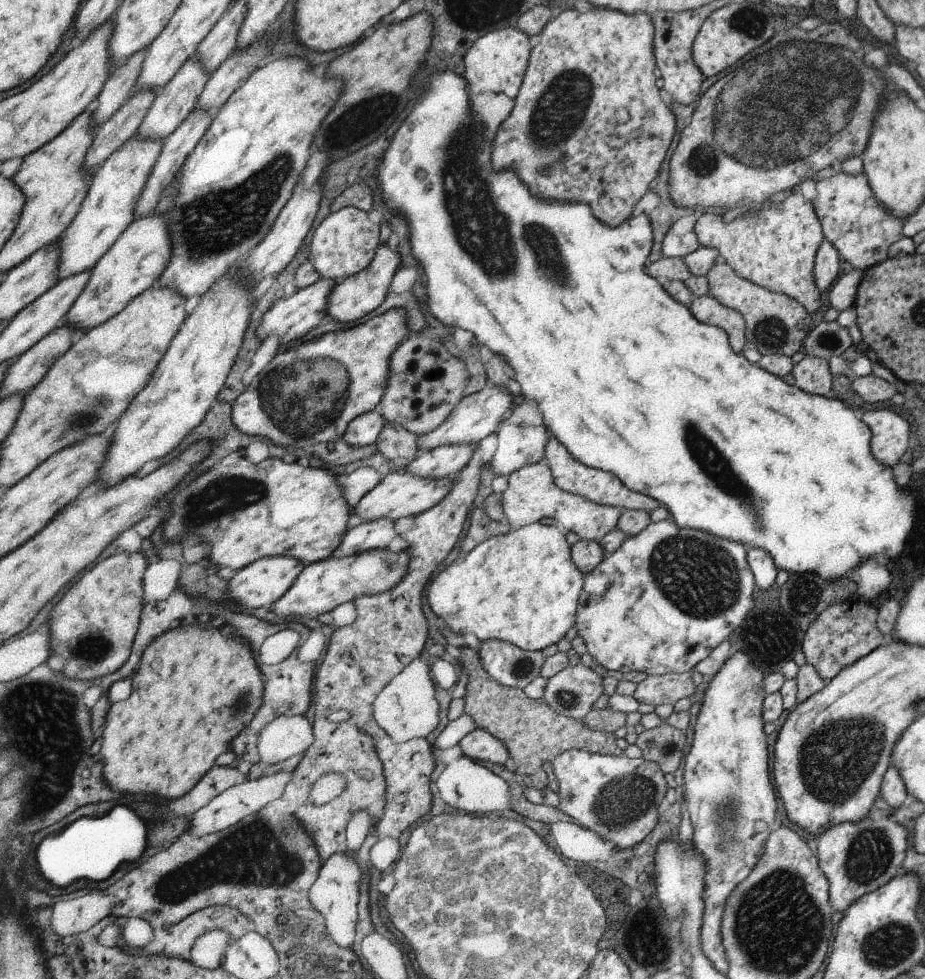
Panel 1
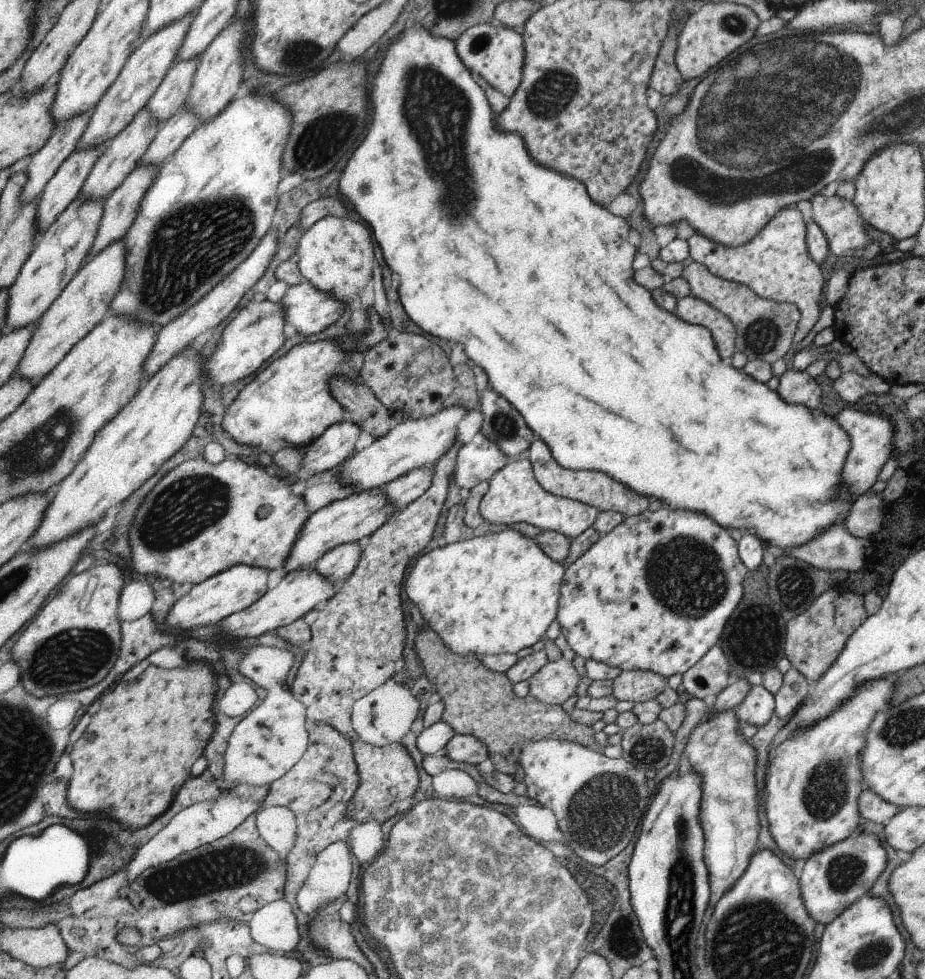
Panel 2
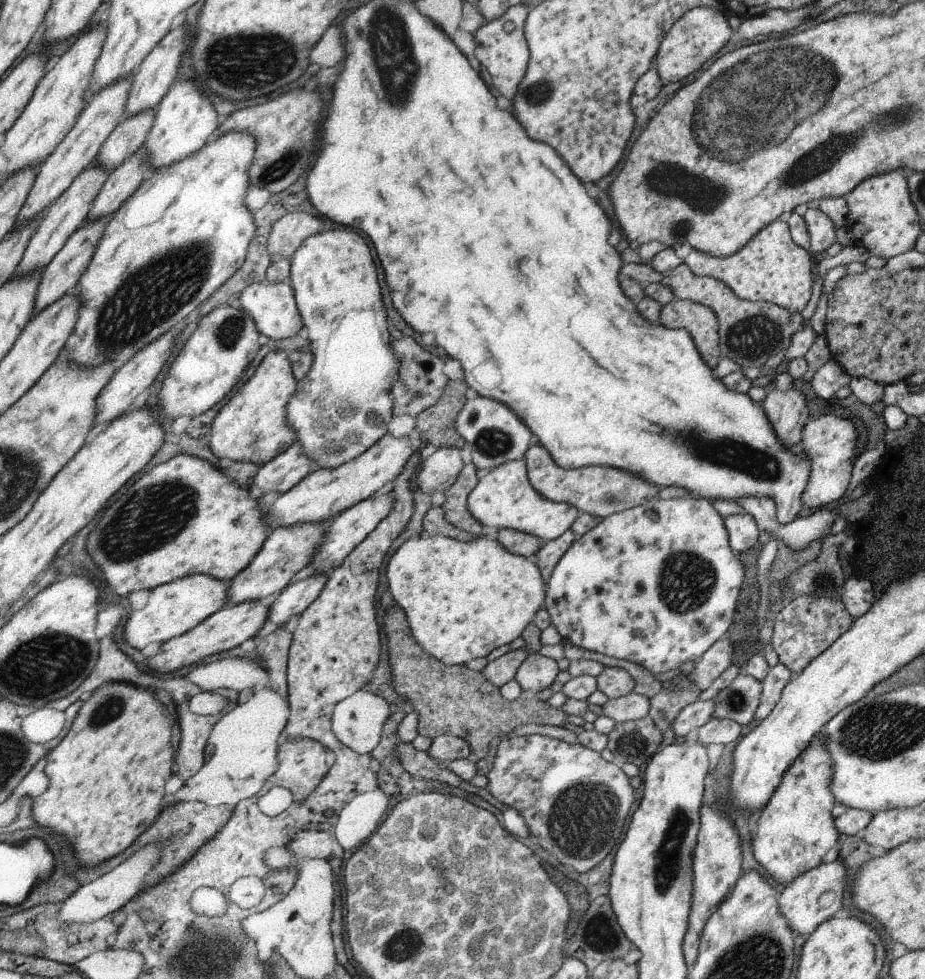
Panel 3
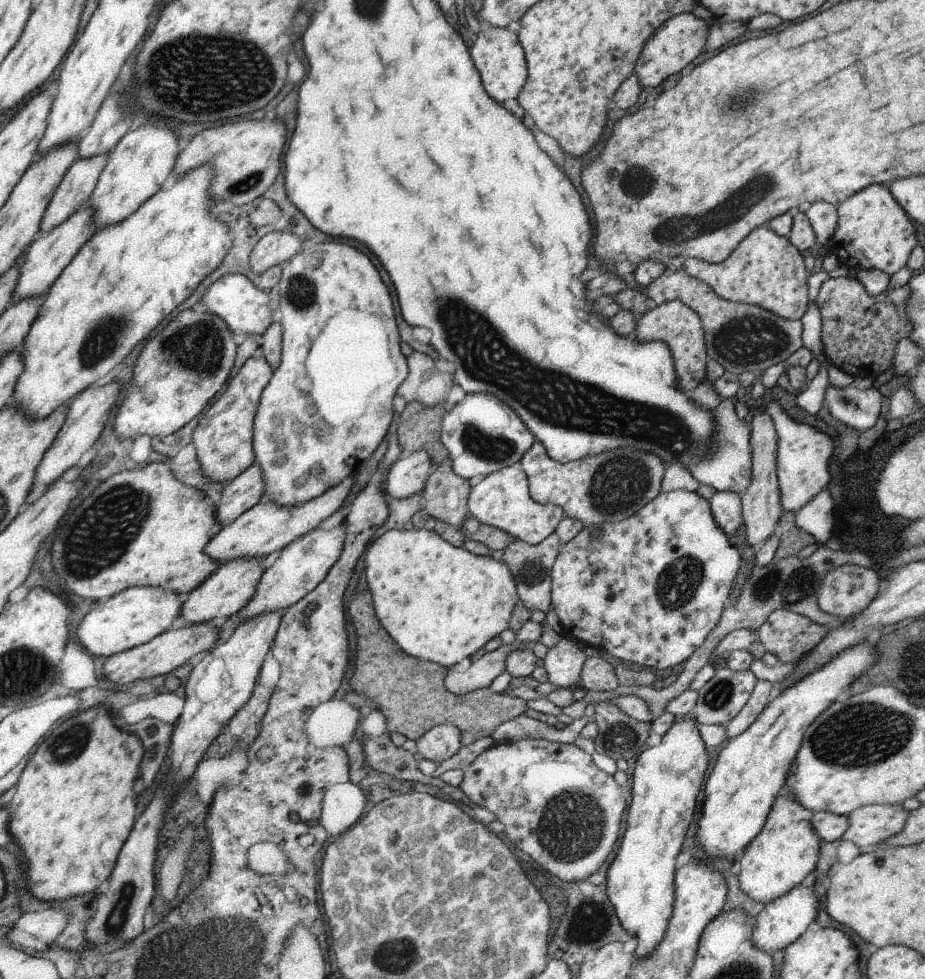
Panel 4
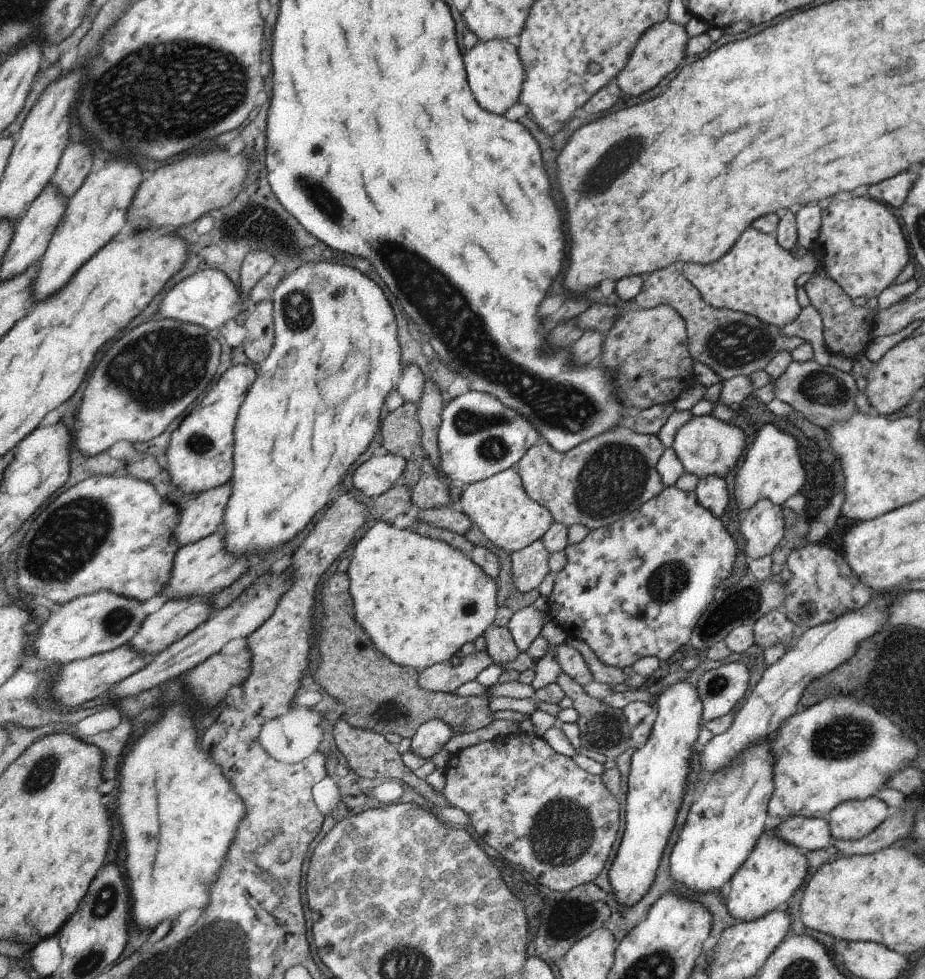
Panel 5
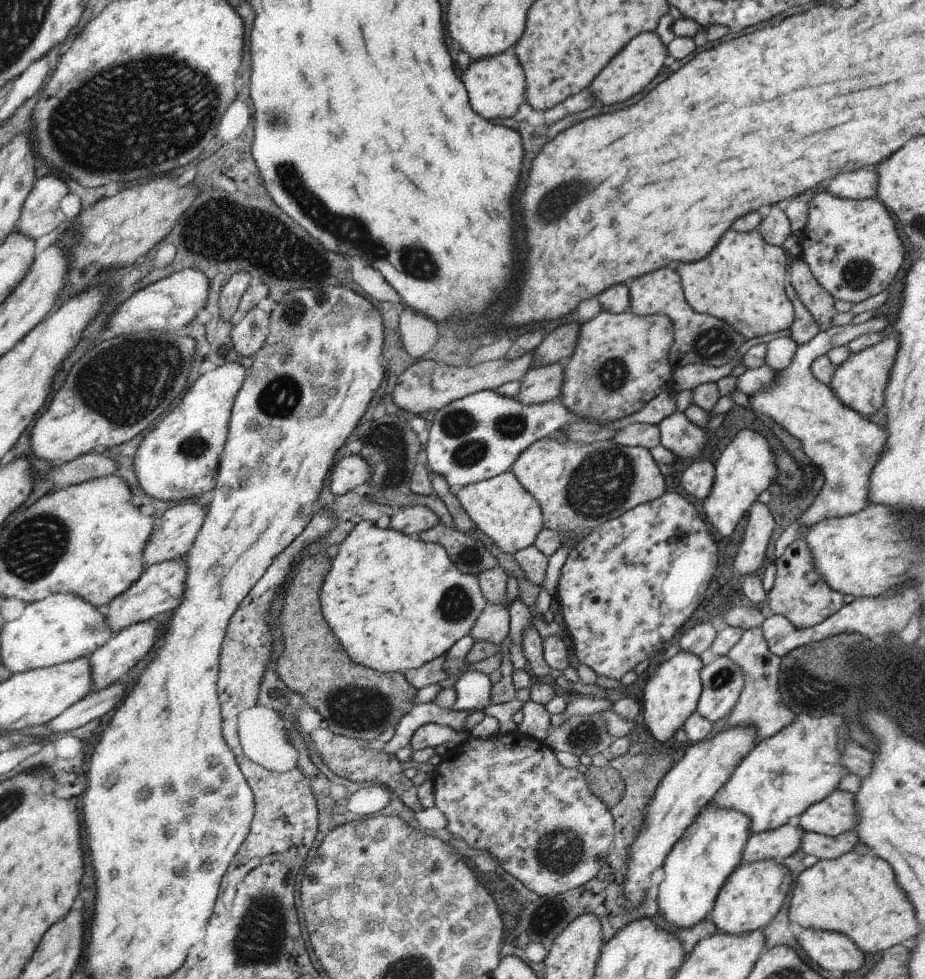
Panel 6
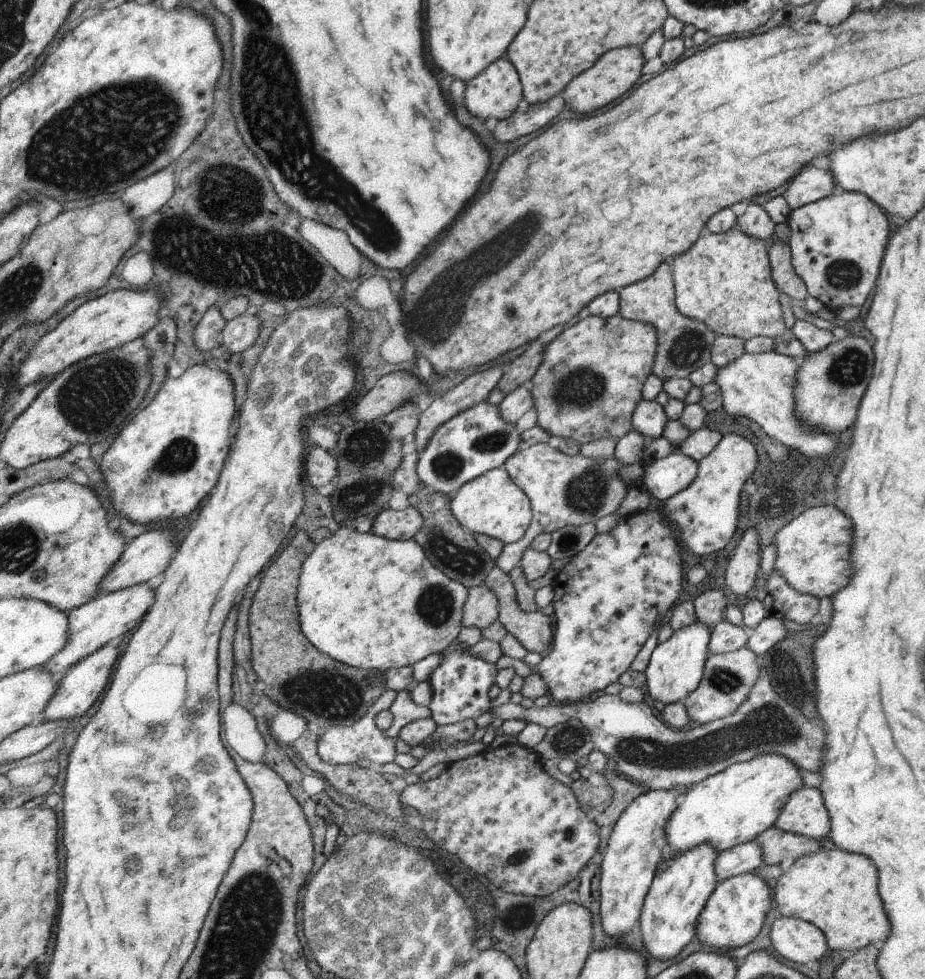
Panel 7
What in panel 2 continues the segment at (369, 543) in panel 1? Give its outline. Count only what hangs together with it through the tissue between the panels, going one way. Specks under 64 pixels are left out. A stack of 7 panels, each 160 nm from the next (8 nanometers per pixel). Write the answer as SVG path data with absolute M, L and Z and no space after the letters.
M354 541L338 545L324 553L314 568L323 576L328 577L335 585L341 585L351 575L363 555L361 544L363 541Z

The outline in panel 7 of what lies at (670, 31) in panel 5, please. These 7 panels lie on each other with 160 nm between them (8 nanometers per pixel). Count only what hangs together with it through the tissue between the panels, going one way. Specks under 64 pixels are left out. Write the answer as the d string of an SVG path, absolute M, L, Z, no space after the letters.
M641 46L610 50L588 72L573 78L560 95L566 98L565 104L570 104L572 110L576 110L580 114L588 114L588 112L606 108L608 104L612 104L614 100L624 96L638 82L638 78L642 76L642 68L644 68L645 62Z

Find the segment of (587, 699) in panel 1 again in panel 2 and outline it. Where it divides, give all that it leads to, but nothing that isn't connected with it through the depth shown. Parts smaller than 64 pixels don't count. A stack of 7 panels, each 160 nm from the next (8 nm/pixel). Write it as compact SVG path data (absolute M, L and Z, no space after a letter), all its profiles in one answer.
M561 658L543 666L530 680L529 694L546 704L564 704L576 695L580 674L572 661Z

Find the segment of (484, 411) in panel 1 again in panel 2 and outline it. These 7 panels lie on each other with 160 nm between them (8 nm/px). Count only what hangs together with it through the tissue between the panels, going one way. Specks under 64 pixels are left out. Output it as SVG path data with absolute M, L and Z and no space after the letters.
M450 405L427 418L412 419L396 425L382 438L376 439L370 447L352 454L344 461L339 479L352 483L354 493L357 493L364 489L381 488L415 468L436 462L446 451L458 446L455 444L458 434L456 426L468 413L469 410L464 405Z

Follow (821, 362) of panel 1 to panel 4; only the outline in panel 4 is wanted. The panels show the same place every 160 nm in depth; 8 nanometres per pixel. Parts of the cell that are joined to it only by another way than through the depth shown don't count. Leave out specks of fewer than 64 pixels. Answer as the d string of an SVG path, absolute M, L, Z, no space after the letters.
M758 413L752 420L752 482L741 496L743 506L744 530L751 546L762 545L772 533L776 533L784 508L781 505L779 482L776 476L776 446L778 434L772 432L774 420L770 414Z

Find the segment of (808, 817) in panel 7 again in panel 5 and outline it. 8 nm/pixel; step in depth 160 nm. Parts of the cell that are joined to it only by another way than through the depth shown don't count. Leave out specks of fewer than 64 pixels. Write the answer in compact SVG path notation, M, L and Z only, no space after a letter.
M870 797L863 801L844 801L825 817L829 822L833 839L836 841L855 841L868 836L888 818L892 809L884 801Z

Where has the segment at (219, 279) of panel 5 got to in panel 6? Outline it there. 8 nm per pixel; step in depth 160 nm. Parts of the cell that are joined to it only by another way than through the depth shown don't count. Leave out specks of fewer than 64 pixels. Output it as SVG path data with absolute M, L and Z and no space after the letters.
M196 268L182 270L168 278L140 289L123 302L108 322L106 336L120 336L120 334L134 334L134 332L174 332L185 333L188 324L207 308L208 294L210 294L210 280Z

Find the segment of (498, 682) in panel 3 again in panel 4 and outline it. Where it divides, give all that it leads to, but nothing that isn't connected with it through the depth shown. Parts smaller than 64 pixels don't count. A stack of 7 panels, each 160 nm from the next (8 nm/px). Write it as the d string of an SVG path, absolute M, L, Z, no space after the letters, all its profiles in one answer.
M514 642L501 645L493 652L487 652L476 662L473 662L466 672L457 672L449 668L445 675L443 688L455 694L468 694L468 692L480 690L480 688L490 688L494 679L497 679L507 670L508 655L517 649L532 649L534 642Z

